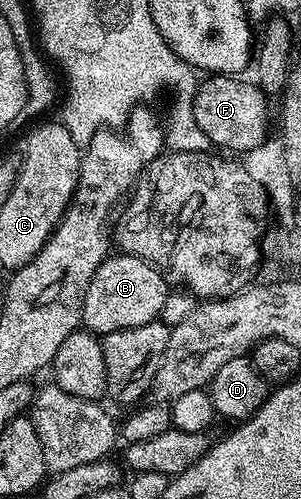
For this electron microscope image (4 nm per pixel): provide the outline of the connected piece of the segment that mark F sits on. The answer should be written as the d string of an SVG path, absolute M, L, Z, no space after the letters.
M211 75L203 79L194 90L192 114L196 118L196 126L208 134L211 145L215 149L227 148L230 152L245 154L260 147L266 139L270 128L270 104L266 101L267 93L257 83L250 84L246 78L237 75Z

